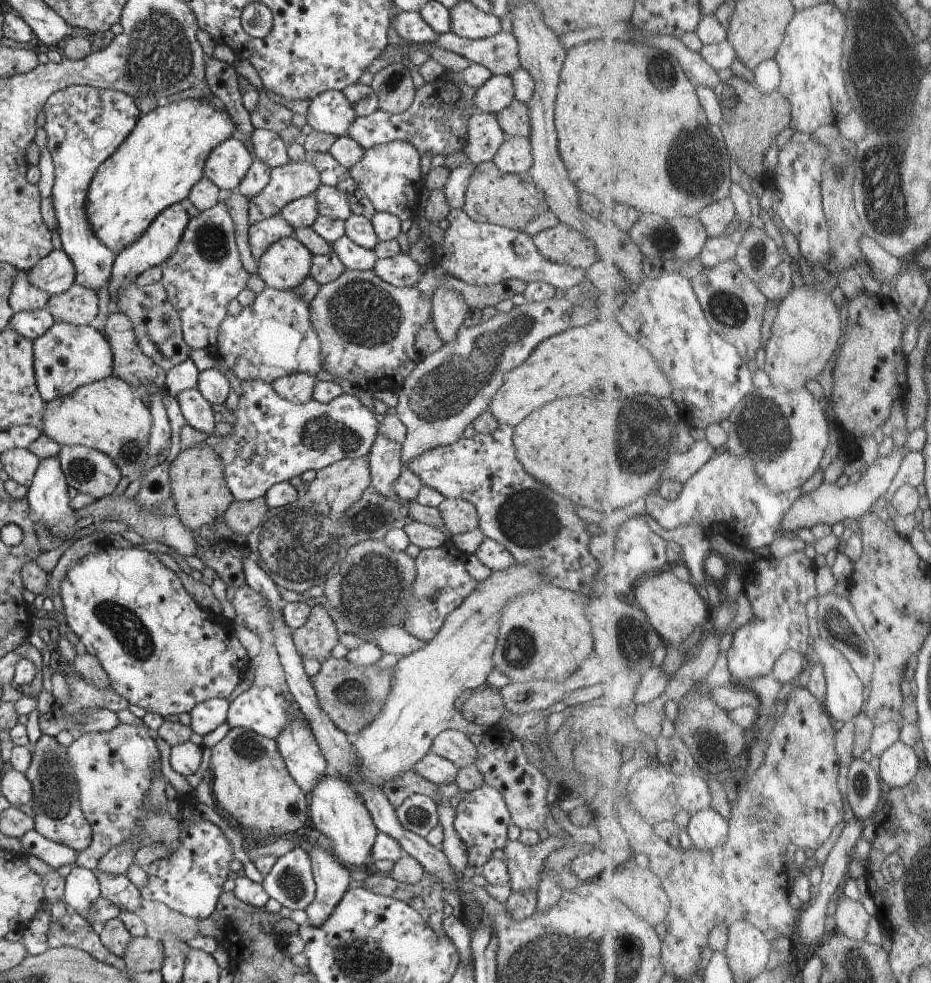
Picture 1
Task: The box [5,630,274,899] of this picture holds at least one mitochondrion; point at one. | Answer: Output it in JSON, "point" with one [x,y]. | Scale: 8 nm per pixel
{"point":[63,803]}

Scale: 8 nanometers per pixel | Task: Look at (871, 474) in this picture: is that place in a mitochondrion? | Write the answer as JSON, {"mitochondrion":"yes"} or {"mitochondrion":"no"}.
{"mitochondrion":"no"}

